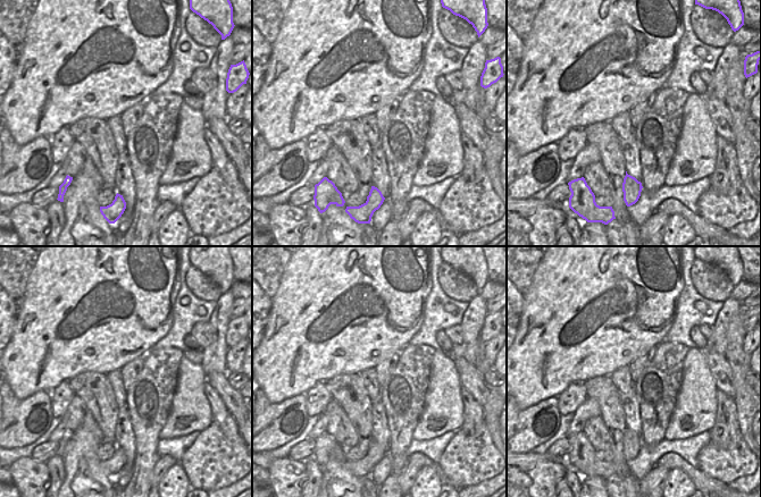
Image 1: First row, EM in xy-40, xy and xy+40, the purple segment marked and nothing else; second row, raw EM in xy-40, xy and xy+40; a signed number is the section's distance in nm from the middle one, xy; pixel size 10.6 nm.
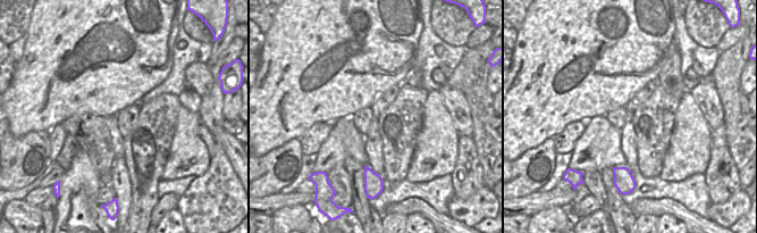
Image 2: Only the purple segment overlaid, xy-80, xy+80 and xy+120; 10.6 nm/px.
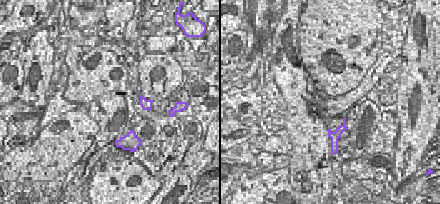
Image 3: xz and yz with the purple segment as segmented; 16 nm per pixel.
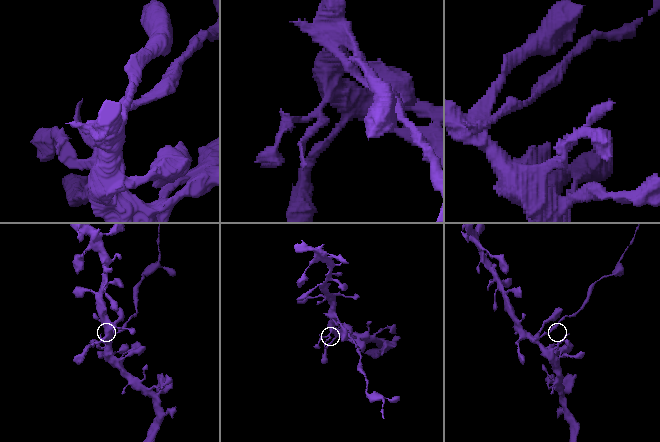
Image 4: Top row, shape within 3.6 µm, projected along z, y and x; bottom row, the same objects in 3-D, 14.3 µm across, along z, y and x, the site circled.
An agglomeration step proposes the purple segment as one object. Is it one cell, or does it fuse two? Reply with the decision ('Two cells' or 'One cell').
One cell

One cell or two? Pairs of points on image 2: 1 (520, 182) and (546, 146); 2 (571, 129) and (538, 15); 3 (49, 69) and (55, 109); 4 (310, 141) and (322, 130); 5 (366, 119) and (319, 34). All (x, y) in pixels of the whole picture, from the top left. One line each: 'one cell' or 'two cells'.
1: one cell
2: two cells
3: one cell
4: one cell
5: two cells

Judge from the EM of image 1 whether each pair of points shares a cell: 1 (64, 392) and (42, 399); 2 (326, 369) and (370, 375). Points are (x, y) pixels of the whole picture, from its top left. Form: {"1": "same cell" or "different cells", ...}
{"1": "different cells", "2": "different cells"}

